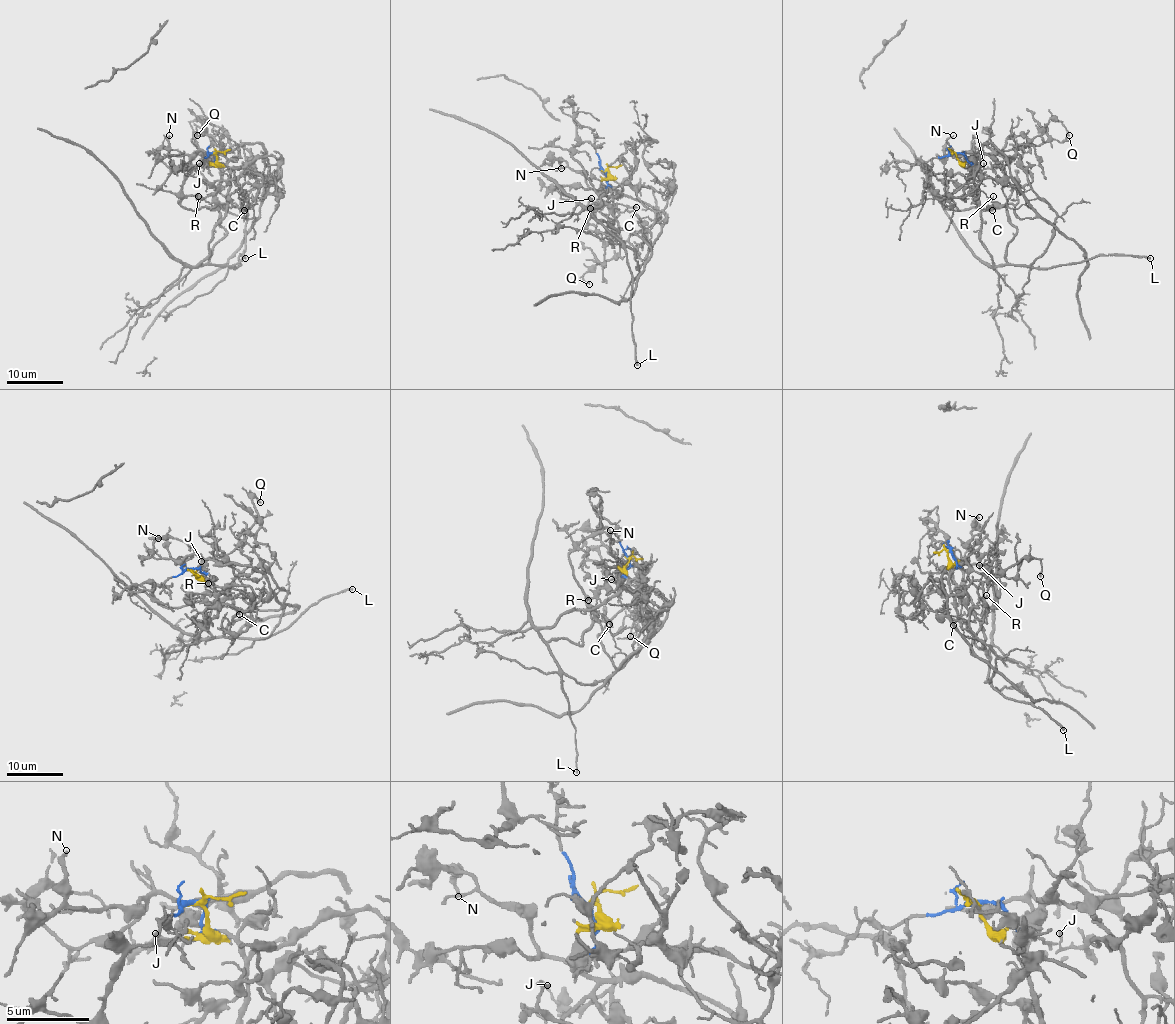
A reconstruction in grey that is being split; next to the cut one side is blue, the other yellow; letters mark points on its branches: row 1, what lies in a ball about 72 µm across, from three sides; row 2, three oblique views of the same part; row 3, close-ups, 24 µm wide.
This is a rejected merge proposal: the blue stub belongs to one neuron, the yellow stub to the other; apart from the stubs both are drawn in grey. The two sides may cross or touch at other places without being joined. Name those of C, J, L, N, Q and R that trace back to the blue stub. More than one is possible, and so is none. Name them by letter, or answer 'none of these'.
J, L, R

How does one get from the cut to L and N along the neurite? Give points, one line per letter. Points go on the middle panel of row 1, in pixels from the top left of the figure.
L: (604, 171), (611, 186), (622, 189), (618, 194), (604, 194), (591, 211), (625, 252), (632, 277), (638, 365)
N: (604, 171), (607, 176), (601, 189), (596, 190), (563, 161), (561, 168)

